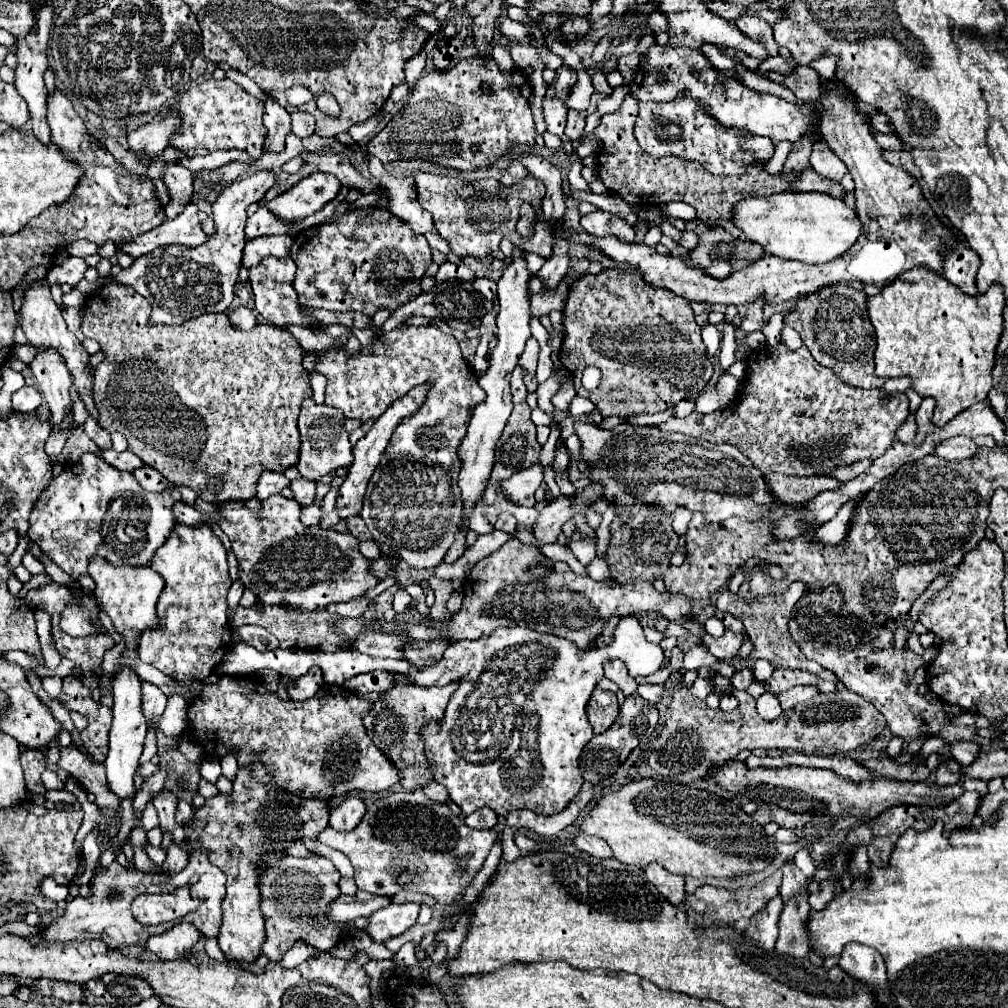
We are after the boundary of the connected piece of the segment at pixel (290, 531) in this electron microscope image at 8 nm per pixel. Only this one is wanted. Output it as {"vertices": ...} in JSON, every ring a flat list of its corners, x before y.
{"vertices":[[281,494,263,500,263,510,257,516,249,512,245,506,233,510,217,510,209,514,209,518,217,526,221,526,221,530,231,540,233,554,237,556,241,570,249,576,251,584,257,588,257,598,261,602,283,604,289,608,297,606,299,610,315,610,331,602,347,602,361,598,367,590,379,584,379,578,371,572,371,560,359,552,359,540,355,536,341,534,335,530,323,530,319,526,307,528,301,524,299,514,301,506,291,498,283,498]]}

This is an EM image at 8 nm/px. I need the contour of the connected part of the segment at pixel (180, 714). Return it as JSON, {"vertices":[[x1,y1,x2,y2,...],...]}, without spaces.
{"vertices":[[173,694,167,702,167,708,161,716,159,728,163,730,163,734,167,736,175,736,179,738,181,732,187,728,187,710,188,706,181,694]]}

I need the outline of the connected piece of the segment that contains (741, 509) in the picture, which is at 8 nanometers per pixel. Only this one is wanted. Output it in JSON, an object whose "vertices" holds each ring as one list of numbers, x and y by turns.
{"vertices":[[575,422,575,432,583,444,583,460,587,460,589,466,593,468,589,472,591,480,601,482,603,496,607,500,615,500,621,506,617,514,623,524,629,522,627,510,623,508,635,506,641,502,659,504,667,514,673,514,677,506,687,506,689,510,703,510,707,516,707,522,727,520,731,516,757,520,761,516,767,516,771,504,775,502,775,498,771,496,771,492,767,492,767,486,763,484,763,474,751,464,747,456,743,456,731,444,711,444,707,440,681,438,681,434,665,434,657,428,631,426,631,424,621,424,615,430,601,430,593,424]]}

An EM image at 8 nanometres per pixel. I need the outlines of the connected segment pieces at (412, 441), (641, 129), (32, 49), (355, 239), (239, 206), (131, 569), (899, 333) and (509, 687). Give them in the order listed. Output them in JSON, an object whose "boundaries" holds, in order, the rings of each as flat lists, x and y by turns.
{"boundaries":[[[403,324,393,332,377,336,373,344,363,348,361,356,351,358,343,354,341,348,329,348,327,352,319,352,319,358,321,362,317,364,317,372,325,374,329,380,325,402,329,406,341,408,346,418,359,419,362,422,369,419,376,420,397,398,405,396,413,386,423,382,433,384,425,406,415,416,403,420,403,424,399,424,399,428,395,430,391,444,387,446,387,452,383,454,379,466,375,468,369,480,361,518,365,520,373,540,377,544,387,544,409,566,417,570,435,568,437,564,441,564,445,552,455,542,455,534,459,530,465,512,463,508,465,504,457,484,457,476,461,468,461,458,457,452,463,436,467,434,467,426,465,426,467,412,471,406,479,404,485,398,483,388,477,384,477,376,461,356,459,342,451,334,441,332,439,328]],[[687,98,675,102,641,102,634,134,651,156,661,158,673,154,683,160,697,160,711,174,717,176,741,176,745,174,745,164,753,160,767,162,775,150,775,144,769,138,723,128,717,120,711,120,711,116,707,116,699,106,695,112,695,102]],[[33,4,35,16,35,30,29,32,25,38,17,38,17,68,15,68,15,88,29,104,31,112,31,130,35,138,43,144,51,144,51,128,47,124,47,88,45,88,45,72,47,72,47,42,49,32,53,26,55,6,51,4]],[[387,209,349,210,335,214,333,222,303,230,295,236,289,254,297,264,295,290,299,304,307,308,325,308,331,312,395,310,419,296,421,278,431,264,431,248,425,236,407,228]],[[259,170,241,182,235,180,227,184,213,202,217,234,211,236,209,244,199,248,183,248,175,244,155,248,155,252,139,256,131,268,121,270,117,276,113,276,121,284,133,286,141,296,151,302,151,324,181,326,191,318,209,312,225,312,231,306,233,286,241,270,245,246,247,208,253,202,259,202,273,184,275,170]],[[91,556,89,558,89,568,87,572,95,580,95,596,103,604,105,612,111,616,117,632,125,636,127,648,133,650,137,648,137,638,143,630,153,628,157,624,157,614,155,614,155,604,157,598,165,586,165,580,161,574,157,574,151,564,147,566,115,566,109,560,101,556]],[[919,266,917,276,911,276,911,272,913,270,903,272,895,282,887,284,883,294,867,296,867,314,877,334,875,374,883,378,911,376,911,388,919,396,933,396,937,400,933,424,943,426,959,412,983,402,991,390,995,346,999,342,999,332,1003,332,1003,286,991,284,985,294,969,296,929,268]],[[497,628,495,632,491,632,491,636,453,642,447,648,443,660,427,668,415,668,407,660,367,656,357,650,321,654,295,648,277,648,269,652,259,652,245,642,237,642,219,662,217,672,225,676,237,676,271,668,281,676,297,678,307,674,309,668,317,664,323,670,327,684,343,684,343,680,347,678,375,670,401,674,405,680,417,686,447,686,451,682,459,682,459,688,453,692,443,718,427,720,427,724,421,728,427,764,435,780,447,788,449,798,461,808,463,814,471,814,477,808,487,806,499,816,507,816,517,808,527,808,537,814,557,814,565,810,571,798,579,792,583,784,583,778,579,774,579,756,583,746,593,738,593,726,585,716,585,706,597,682,603,678,601,664,605,660,607,656,601,648,583,650,571,640,553,634,523,628]]]}

